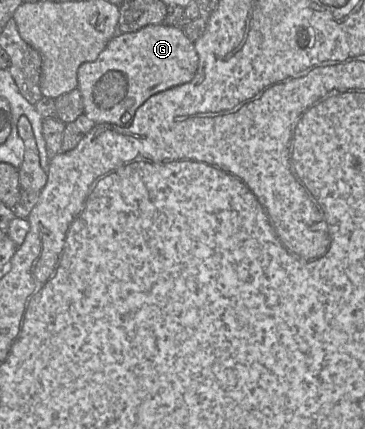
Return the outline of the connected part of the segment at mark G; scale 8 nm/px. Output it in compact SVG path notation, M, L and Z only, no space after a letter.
M166 24L148 25L138 31L114 35L97 59L83 63L77 71L84 114L96 124L127 126L136 110L153 95L191 81L198 69L199 57L194 43L182 28Z

